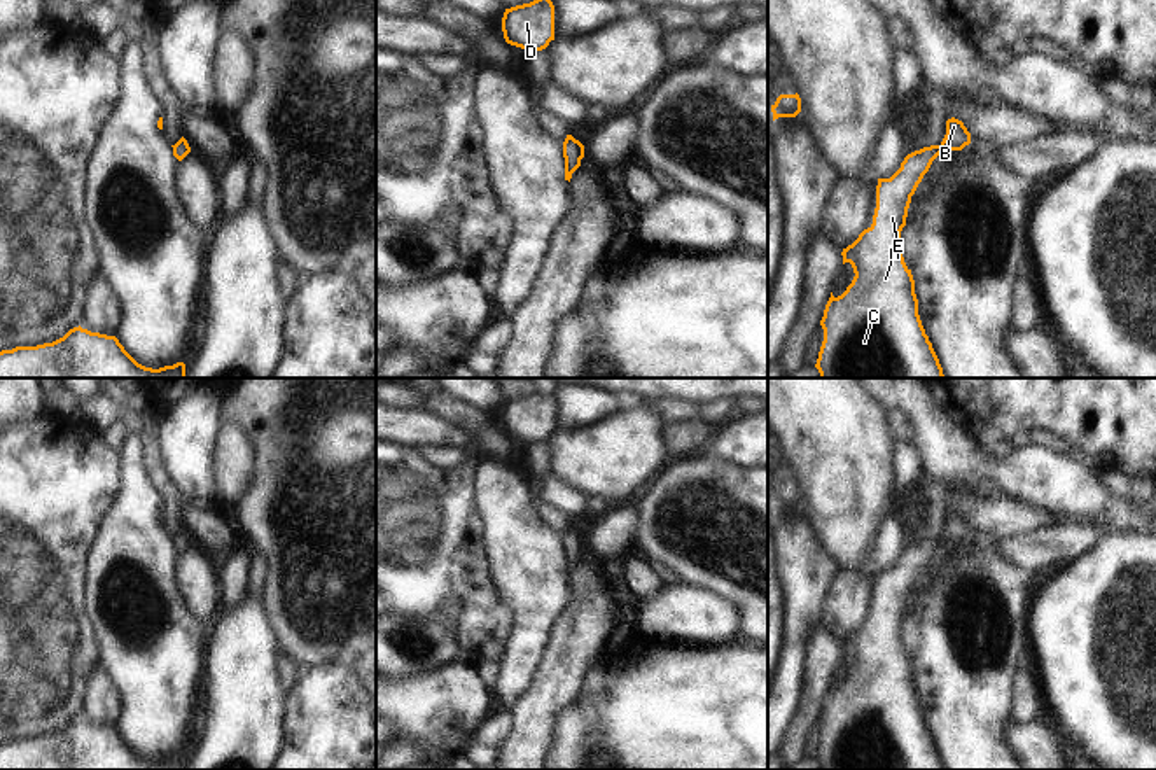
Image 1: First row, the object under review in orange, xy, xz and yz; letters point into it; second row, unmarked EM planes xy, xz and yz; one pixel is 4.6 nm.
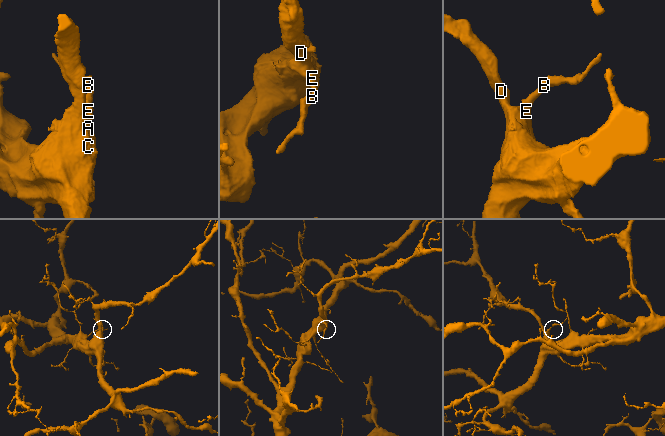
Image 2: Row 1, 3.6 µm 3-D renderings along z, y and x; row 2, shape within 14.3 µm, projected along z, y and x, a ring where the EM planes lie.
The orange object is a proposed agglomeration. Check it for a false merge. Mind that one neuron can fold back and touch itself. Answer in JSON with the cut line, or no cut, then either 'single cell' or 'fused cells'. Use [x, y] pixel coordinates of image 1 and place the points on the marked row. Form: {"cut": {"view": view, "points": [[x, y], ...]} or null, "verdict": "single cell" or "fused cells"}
{"cut": null, "verdict": "single cell"}

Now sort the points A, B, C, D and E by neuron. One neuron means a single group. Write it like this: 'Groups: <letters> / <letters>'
Groups: A B C D E.

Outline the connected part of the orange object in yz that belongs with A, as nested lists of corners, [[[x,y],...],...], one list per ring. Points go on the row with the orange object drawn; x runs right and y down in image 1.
[[[951,117],[939,145],[908,154],[890,178],[878,178],[873,224],[841,252],[843,264],[850,262],[855,276],[841,296],[831,292],[820,320],[824,341],[815,364],[820,378],[944,378],[918,315],[915,280],[901,250],[901,231],[911,196],[932,161],[943,150],[962,150],[969,144],[971,133],[962,121]]]

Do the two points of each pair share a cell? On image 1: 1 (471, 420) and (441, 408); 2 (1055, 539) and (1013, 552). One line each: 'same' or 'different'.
1: same
2: same

